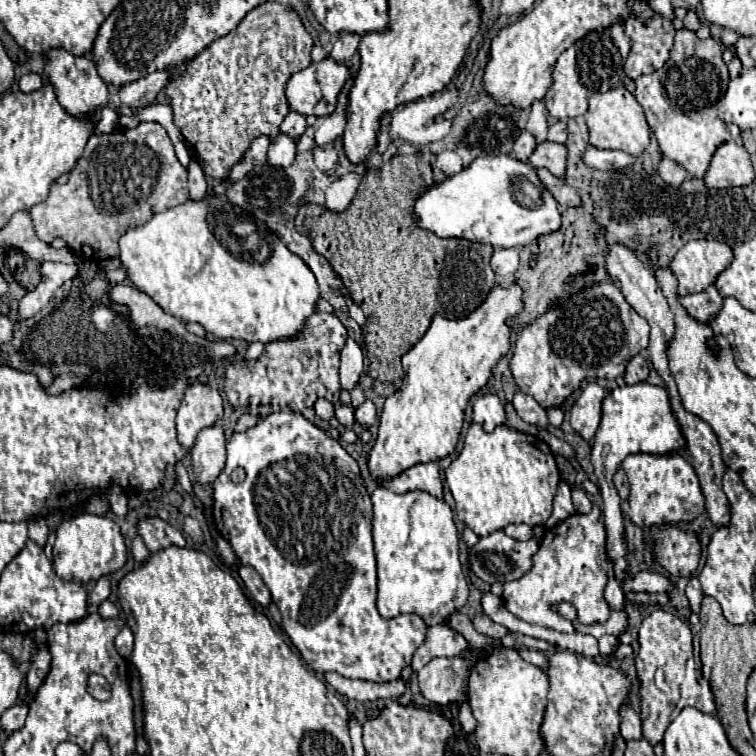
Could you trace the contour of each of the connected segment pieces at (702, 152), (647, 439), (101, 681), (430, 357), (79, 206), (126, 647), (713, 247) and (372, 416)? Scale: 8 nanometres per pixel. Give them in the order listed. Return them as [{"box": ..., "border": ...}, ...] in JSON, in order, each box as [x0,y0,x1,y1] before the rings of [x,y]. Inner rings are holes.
[{"box":[635,28,739,178],"border":[[[681,28],[675,34],[667,66],[655,74],[645,74],[635,80],[635,98],[645,110],[647,122],[661,146],[663,156],[681,164],[693,178],[703,178],[715,150],[725,140],[733,140],[739,134],[737,126],[725,124],[717,118],[717,102],[721,102],[729,82],[727,66],[721,54],[721,42],[713,38],[699,40],[695,32]]]},{"box":[591,382,685,584],"border":[[[639,382],[633,386],[619,386],[603,400],[603,416],[599,430],[593,438],[591,462],[595,468],[595,476],[601,488],[603,498],[603,514],[605,514],[605,530],[607,530],[607,556],[613,568],[615,578],[623,584],[629,578],[629,560],[627,560],[627,542],[625,542],[625,526],[621,512],[621,498],[617,498],[617,490],[613,486],[613,474],[621,466],[621,462],[629,454],[645,452],[655,456],[675,454],[685,450],[685,436],[681,426],[671,410],[669,394],[663,386],[653,386],[649,382]]]},{"box":[87,674,111,700],"border":[[[92,674],[89,676],[87,690],[98,700],[107,700],[111,696],[111,685],[109,690],[107,680],[98,674]]]},{"box":[367,284,521,484],"border":[[[513,284],[511,288],[495,286],[495,290],[491,290],[491,294],[485,298],[483,306],[479,306],[479,310],[469,314],[467,320],[447,320],[443,316],[433,318],[425,336],[403,356],[405,378],[401,390],[385,400],[385,408],[379,418],[381,420],[379,436],[367,456],[369,474],[375,480],[385,484],[415,464],[441,460],[455,450],[463,426],[463,410],[469,398],[487,384],[497,360],[509,350],[511,330],[507,328],[505,320],[509,316],[517,316],[519,310],[521,310],[521,290],[517,284]]]},{"box":[29,122,189,260],"border":[[[141,122],[137,128],[133,130],[115,130],[111,134],[93,134],[87,142],[87,148],[83,152],[83,156],[79,158],[77,166],[73,168],[71,176],[69,176],[69,182],[67,184],[57,184],[53,182],[51,184],[51,190],[49,190],[49,196],[47,200],[43,200],[41,204],[35,204],[29,214],[33,218],[33,224],[35,224],[35,230],[39,234],[39,238],[43,242],[51,242],[53,238],[63,238],[67,242],[67,246],[79,256],[79,252],[85,256],[85,258],[91,258],[91,260],[107,260],[107,258],[115,258],[119,254],[119,238],[125,234],[127,226],[139,226],[139,222],[147,222],[147,214],[151,214],[151,210],[165,210],[167,206],[177,206],[177,204],[183,204],[185,200],[189,200],[189,190],[187,190],[187,170],[185,166],[177,160],[175,156],[175,150],[173,150],[173,142],[169,140],[167,132],[163,126],[159,126],[157,122]],[[89,158],[91,158],[91,166],[95,166],[95,174],[91,170],[91,182],[89,182]]]},{"box":[115,626,133,658],"border":[[[125,626],[119,636],[115,638],[115,648],[117,652],[123,656],[123,658],[129,658],[131,656],[131,650],[133,650],[133,630],[129,626]]]},{"box":[669,240,733,296],"border":[[[691,240],[687,242],[673,258],[673,262],[669,264],[669,268],[675,272],[679,286],[677,286],[677,294],[679,296],[687,296],[687,294],[697,294],[703,292],[707,286],[711,286],[717,276],[733,262],[733,250],[725,244],[725,242],[717,242],[717,240]]]},{"box":[355,400,377,428],"border":[[[365,400],[359,408],[355,408],[355,422],[359,422],[363,428],[373,426],[375,420],[377,420],[377,410],[371,400]]]}]

